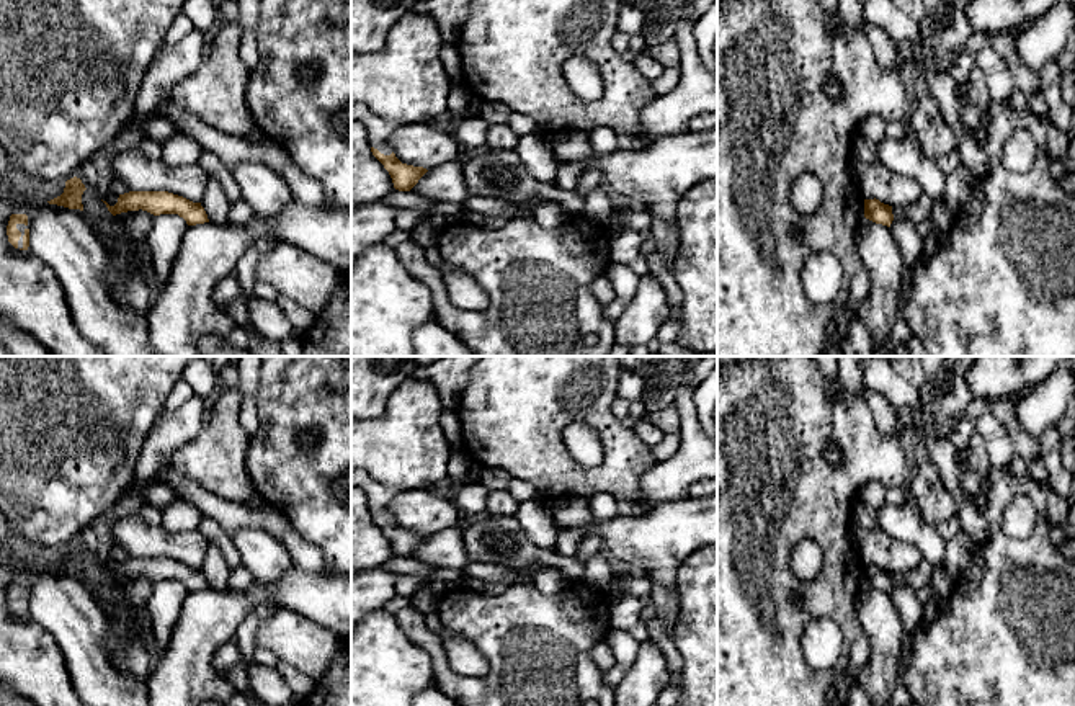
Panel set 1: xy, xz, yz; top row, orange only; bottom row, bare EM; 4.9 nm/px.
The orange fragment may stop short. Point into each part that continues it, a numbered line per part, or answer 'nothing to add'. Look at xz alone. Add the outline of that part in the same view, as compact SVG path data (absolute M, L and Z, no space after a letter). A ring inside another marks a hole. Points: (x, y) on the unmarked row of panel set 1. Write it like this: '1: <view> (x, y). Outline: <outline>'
1: xz (379, 495). Outline: M364 469L351 471L351 487L358 487L366 494L371 513L377 515L384 521L390 521L394 518L389 512L389 505L404 489L387 487L374 480Z

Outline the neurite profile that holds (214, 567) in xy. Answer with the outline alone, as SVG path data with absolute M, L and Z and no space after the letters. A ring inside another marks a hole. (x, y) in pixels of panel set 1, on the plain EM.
M216 544L209 546L206 559L199 567L204 574L209 588L217 592L225 592L229 588L230 569Z

